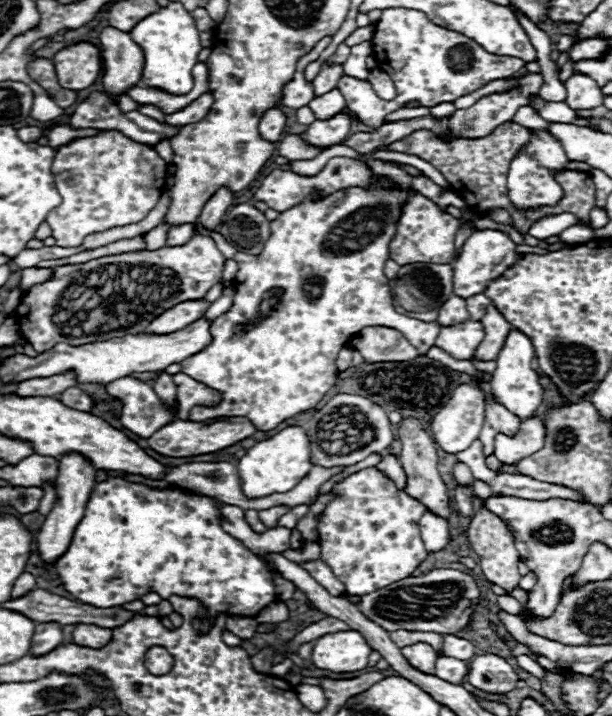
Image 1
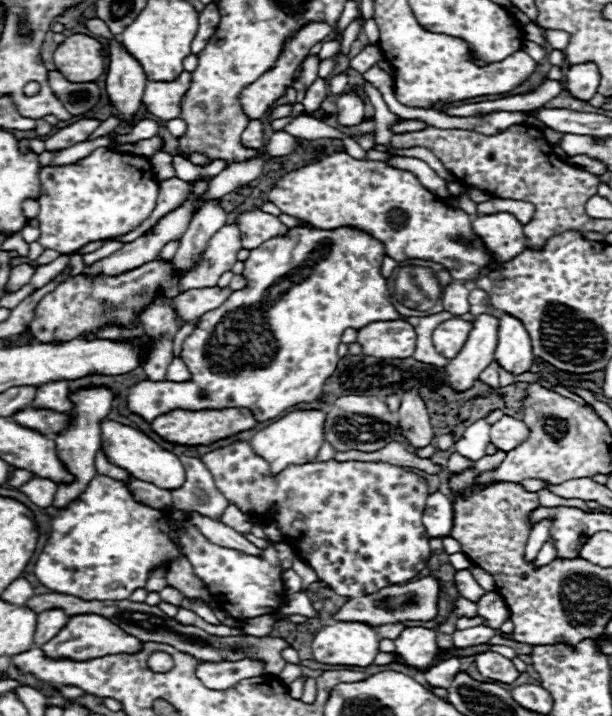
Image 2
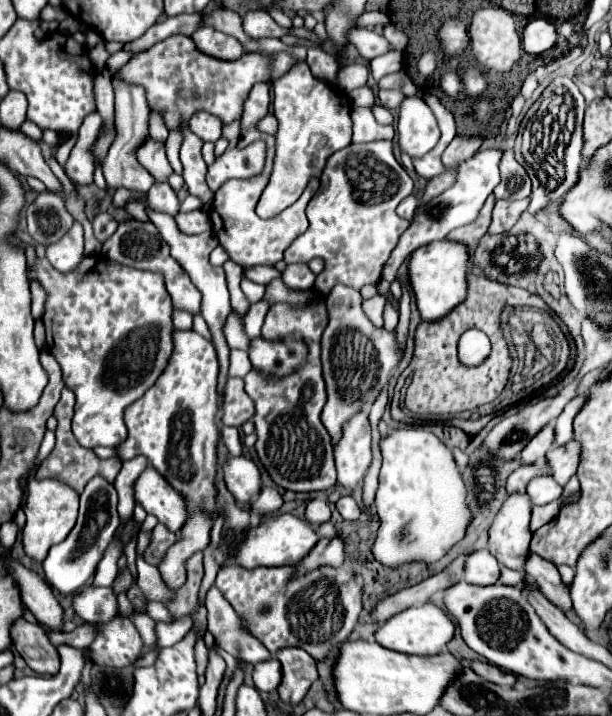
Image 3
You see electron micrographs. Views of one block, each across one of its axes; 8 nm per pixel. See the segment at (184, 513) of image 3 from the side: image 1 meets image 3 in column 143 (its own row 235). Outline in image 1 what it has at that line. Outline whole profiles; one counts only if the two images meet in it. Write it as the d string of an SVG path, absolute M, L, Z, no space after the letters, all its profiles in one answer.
M478 230L476 234L472 234L466 240L458 260L452 264L452 268L454 268L454 276L452 276L454 294L458 294L460 298L470 298L474 294L482 294L486 290L488 282L492 282L494 278L500 278L510 266L516 264L516 260L518 260L516 244L504 232Z

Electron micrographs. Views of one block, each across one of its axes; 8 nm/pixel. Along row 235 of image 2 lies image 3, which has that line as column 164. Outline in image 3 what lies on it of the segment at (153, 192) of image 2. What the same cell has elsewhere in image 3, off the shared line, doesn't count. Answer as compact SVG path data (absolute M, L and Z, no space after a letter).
M170 36L158 44L154 44L150 50L140 52L130 58L128 64L124 64L114 78L136 84L146 90L148 106L152 112L162 114L164 124L168 130L182 130L182 146L180 146L180 160L184 166L184 182L192 196L198 196L204 202L204 208L210 206L214 194L206 186L206 162L202 160L200 148L202 140L198 140L188 130L188 118L194 116L198 110L206 110L210 114L218 114L224 124L232 124L234 120L242 118L244 102L256 82L268 82L272 84L276 78L290 72L296 64L304 60L294 58L290 52L276 52L272 56L262 54L242 54L238 60L220 60L214 56L208 56L200 52L190 36Z

